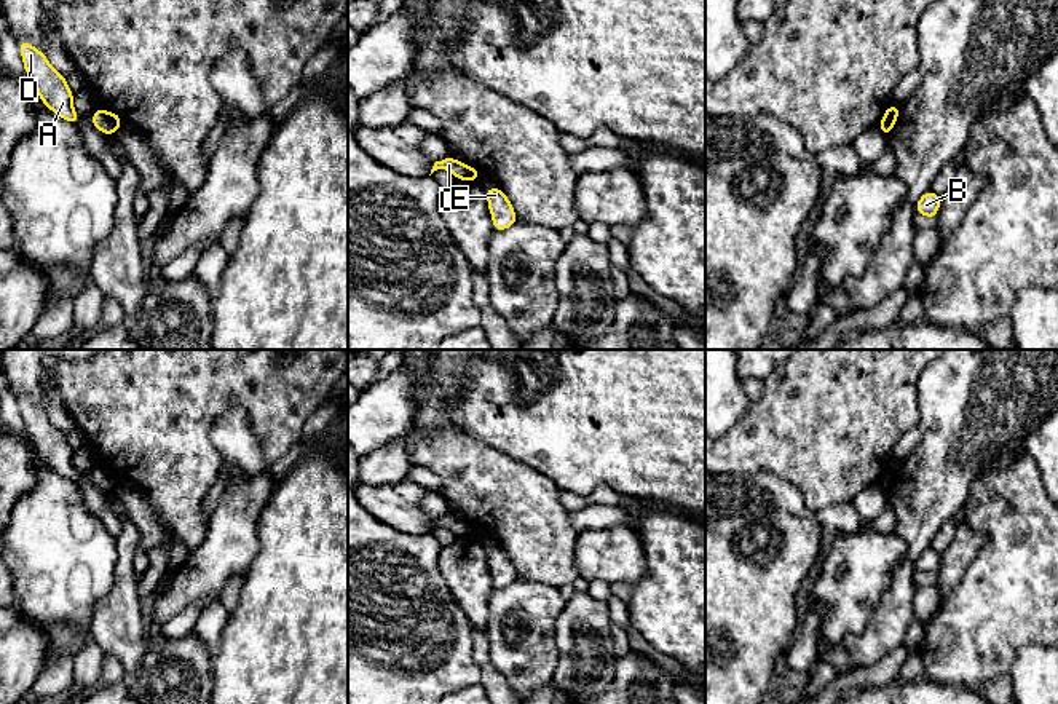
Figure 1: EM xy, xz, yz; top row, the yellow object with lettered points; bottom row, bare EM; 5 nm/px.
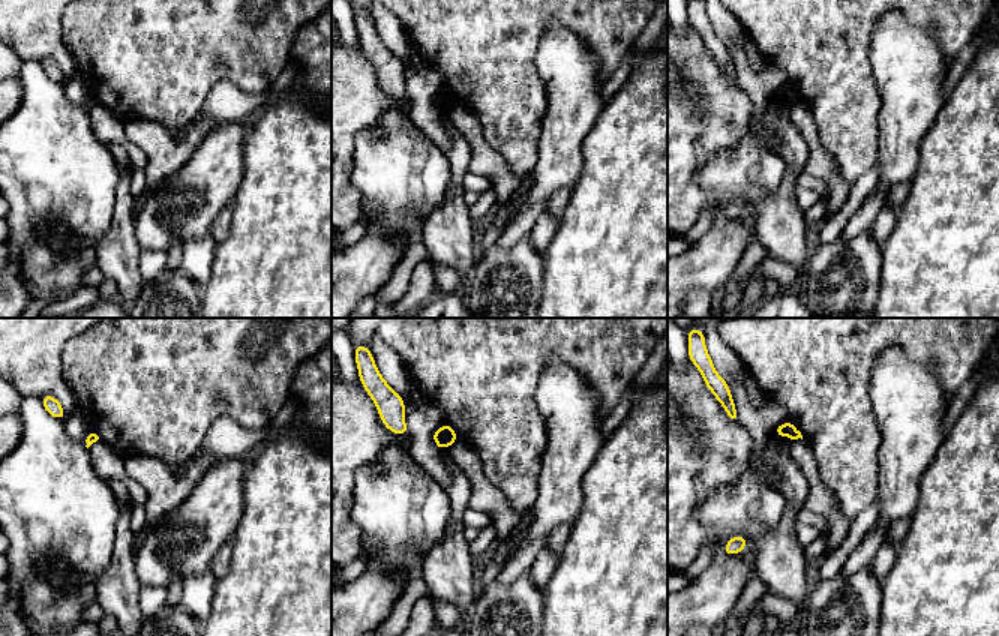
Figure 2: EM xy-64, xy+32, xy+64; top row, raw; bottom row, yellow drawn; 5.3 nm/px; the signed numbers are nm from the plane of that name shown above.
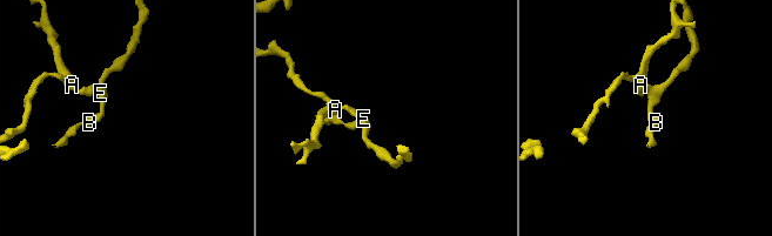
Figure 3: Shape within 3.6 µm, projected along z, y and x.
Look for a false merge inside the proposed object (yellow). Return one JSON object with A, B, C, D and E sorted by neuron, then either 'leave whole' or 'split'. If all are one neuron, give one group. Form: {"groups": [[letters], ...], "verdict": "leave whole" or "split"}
{"groups": [["A", "C", "D"], ["B", "E"]], "verdict": "split"}

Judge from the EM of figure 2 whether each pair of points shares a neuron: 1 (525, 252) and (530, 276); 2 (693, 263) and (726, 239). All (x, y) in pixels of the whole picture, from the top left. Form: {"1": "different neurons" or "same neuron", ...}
{"1": "same neuron", "2": "same neuron"}

